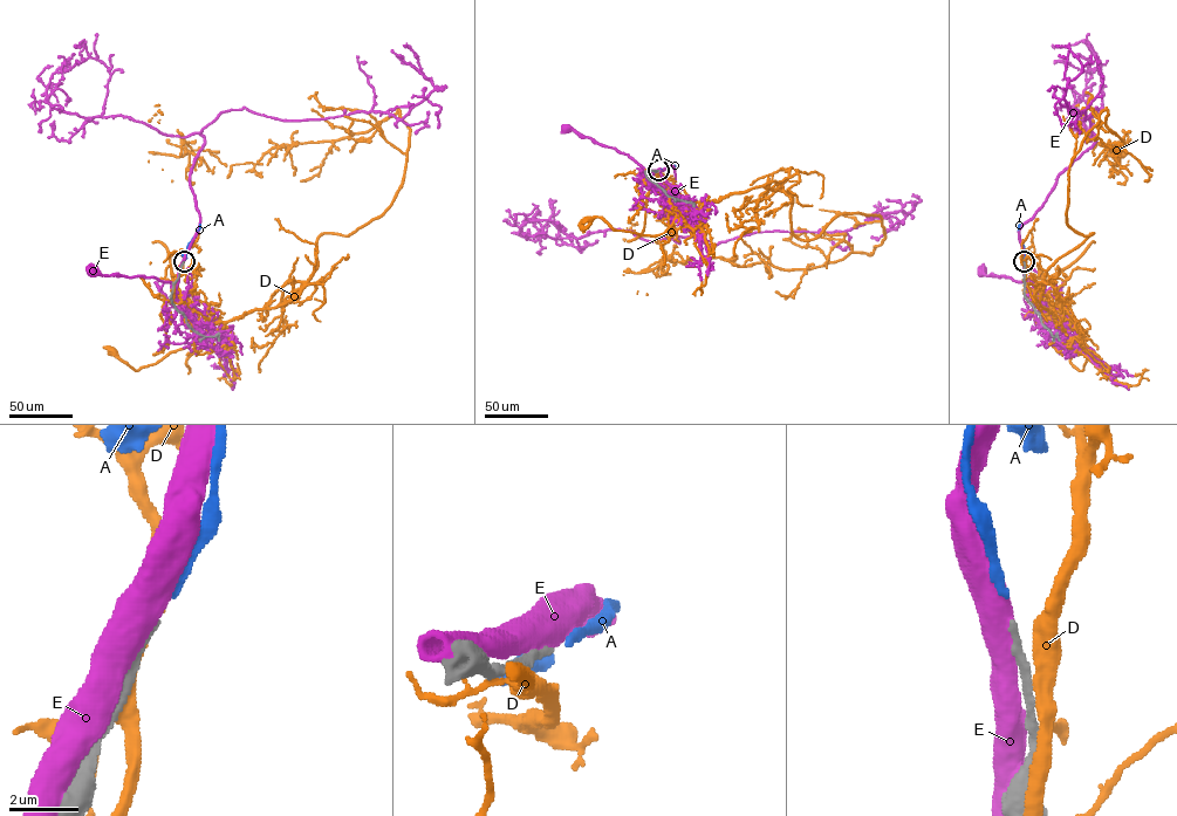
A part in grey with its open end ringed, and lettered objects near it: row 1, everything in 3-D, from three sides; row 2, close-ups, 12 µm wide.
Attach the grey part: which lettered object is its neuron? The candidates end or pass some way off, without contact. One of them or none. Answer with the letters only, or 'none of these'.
A

